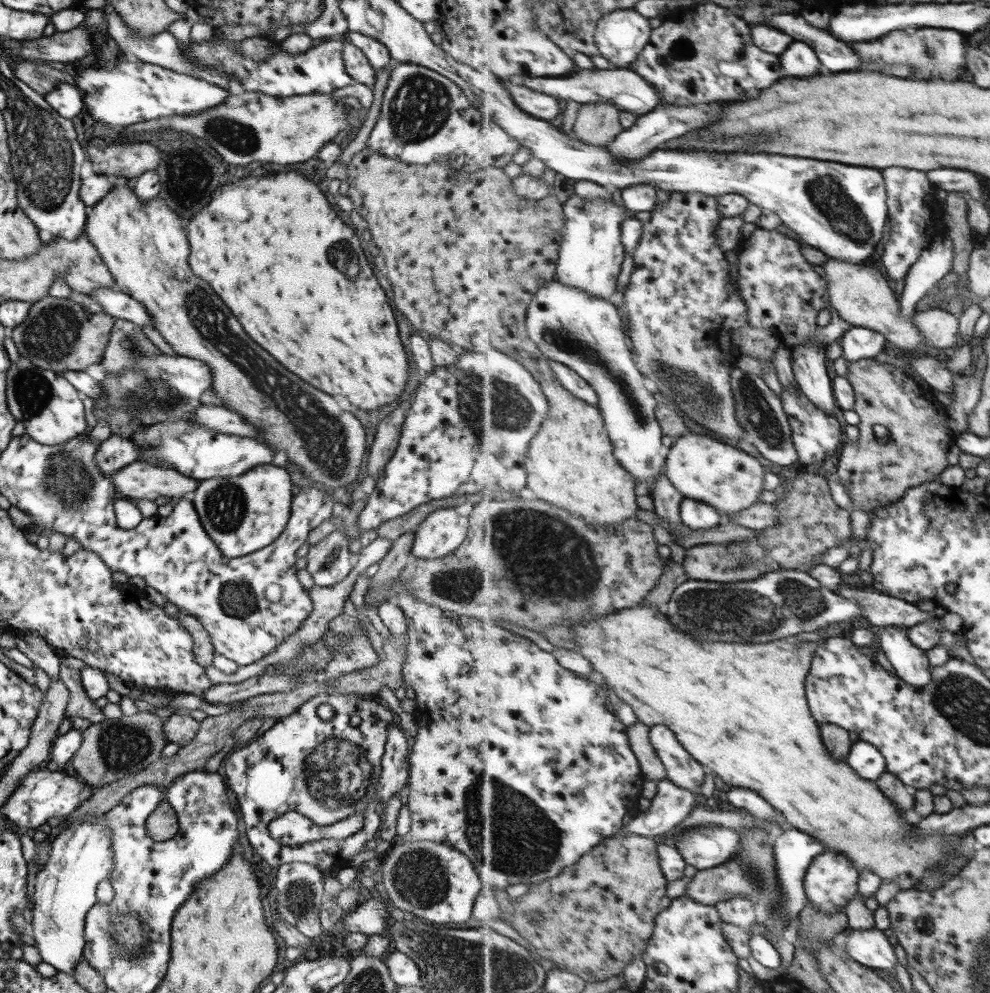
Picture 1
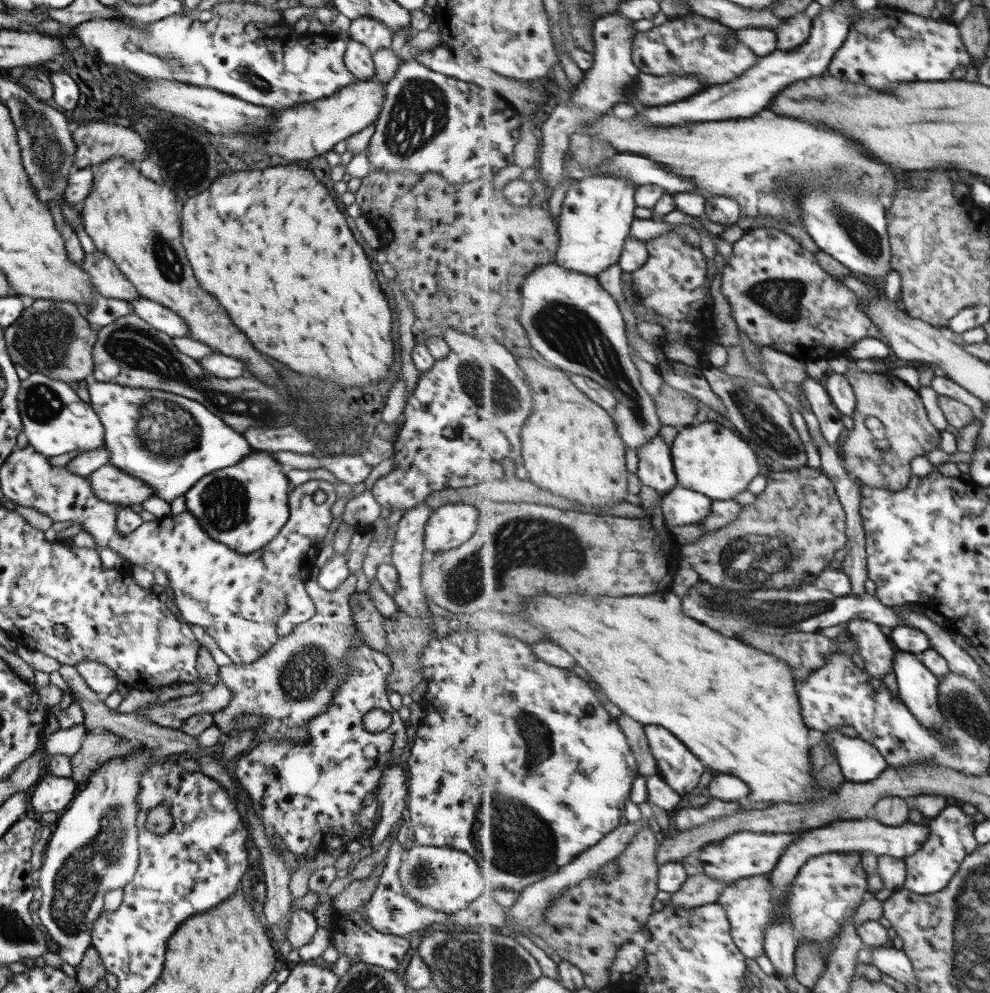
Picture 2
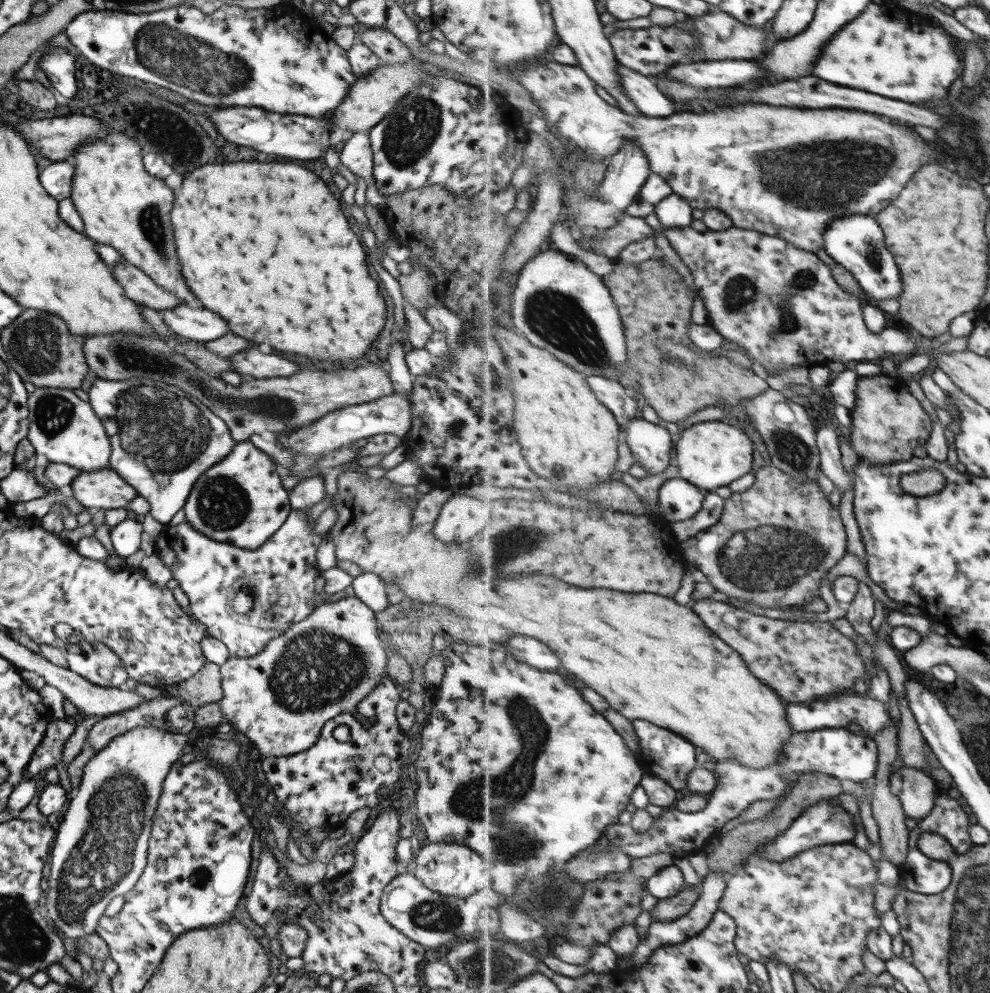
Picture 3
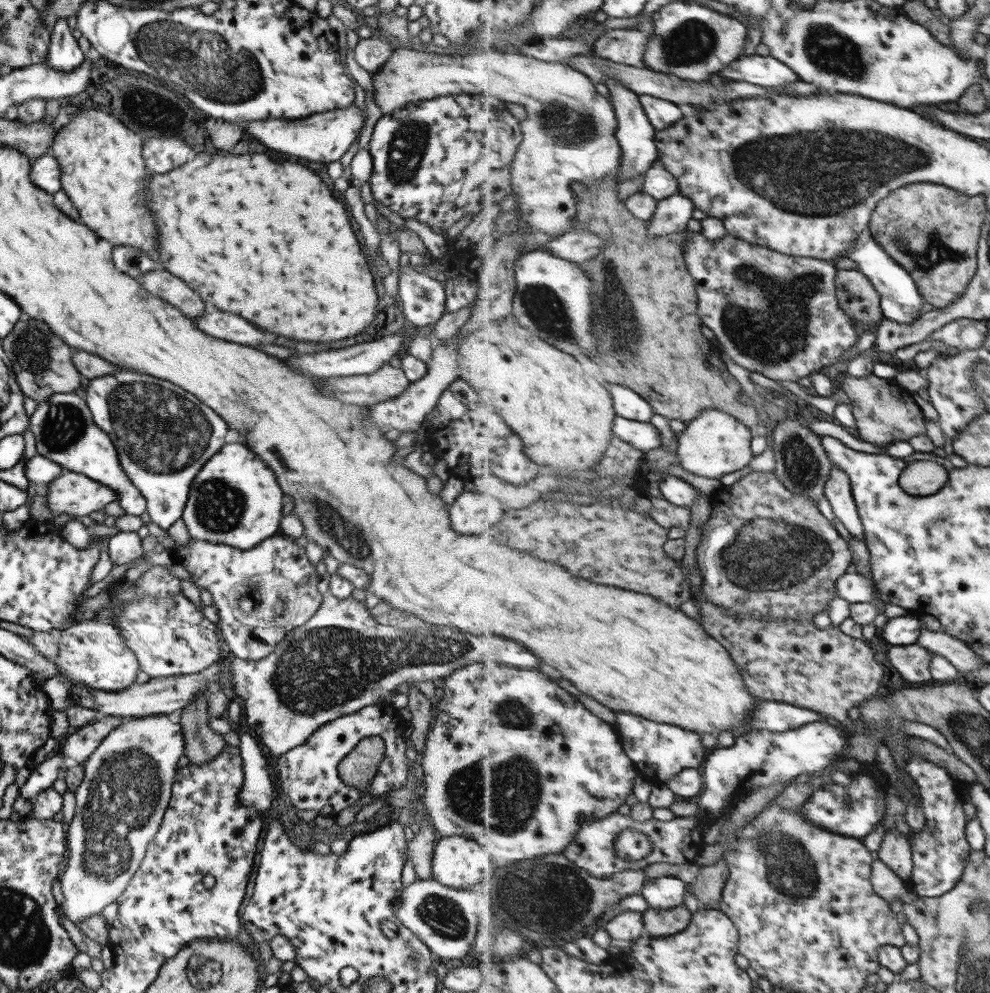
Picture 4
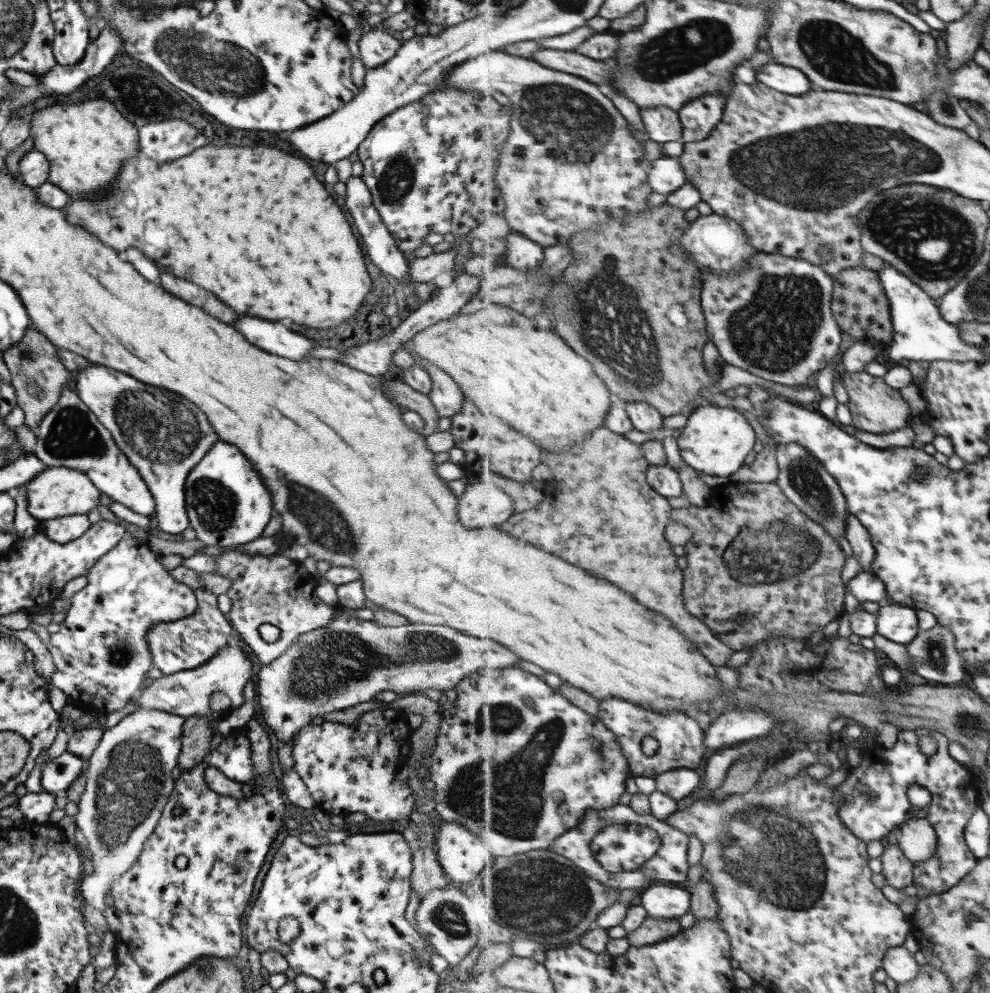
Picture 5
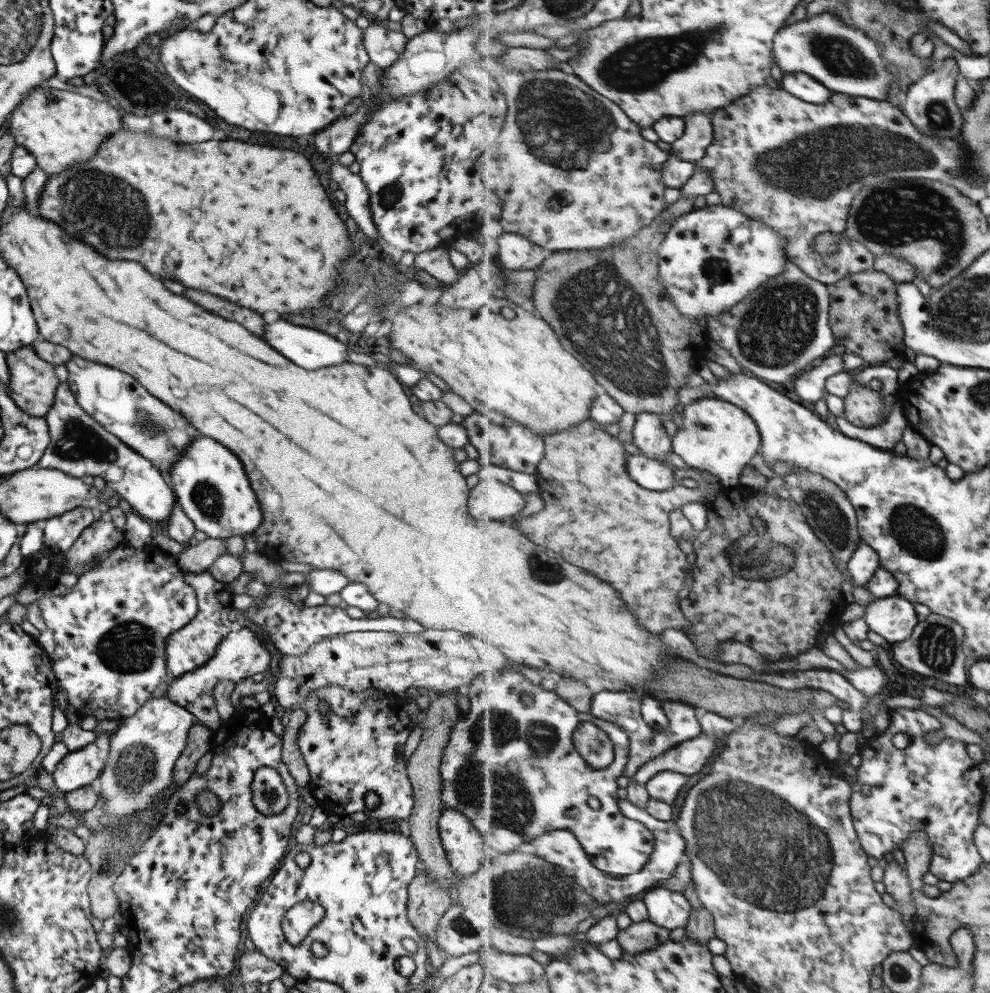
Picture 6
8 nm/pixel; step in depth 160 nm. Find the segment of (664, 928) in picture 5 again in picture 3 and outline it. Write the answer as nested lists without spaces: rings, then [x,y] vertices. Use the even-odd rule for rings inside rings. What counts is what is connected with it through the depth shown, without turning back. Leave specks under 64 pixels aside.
[[[702,884],[696,887],[684,886],[684,889],[675,896],[661,899],[652,911],[652,923],[675,922],[683,916],[687,916],[693,905],[702,896]]]

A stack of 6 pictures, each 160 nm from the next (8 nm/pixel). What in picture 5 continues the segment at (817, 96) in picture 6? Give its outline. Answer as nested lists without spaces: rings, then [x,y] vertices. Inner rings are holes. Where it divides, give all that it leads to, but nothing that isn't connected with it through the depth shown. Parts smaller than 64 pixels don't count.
[[[777,62],[763,63],[762,69],[755,74],[755,80],[791,96],[805,96],[813,91],[811,80],[802,70]]]

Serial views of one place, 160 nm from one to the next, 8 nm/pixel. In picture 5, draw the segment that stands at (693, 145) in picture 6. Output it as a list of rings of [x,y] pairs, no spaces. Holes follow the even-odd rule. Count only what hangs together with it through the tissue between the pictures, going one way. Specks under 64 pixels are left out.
[[[731,92],[715,93],[686,103],[678,111],[684,128],[683,144],[697,142],[710,136],[713,128],[722,119],[724,108]]]

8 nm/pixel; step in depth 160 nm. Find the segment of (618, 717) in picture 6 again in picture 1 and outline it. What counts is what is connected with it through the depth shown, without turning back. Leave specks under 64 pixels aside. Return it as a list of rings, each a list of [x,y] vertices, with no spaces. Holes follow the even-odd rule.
[[[667,725],[651,726],[650,739],[664,762],[667,779],[681,788],[700,793],[701,784],[707,776],[704,764],[679,742],[676,732]]]

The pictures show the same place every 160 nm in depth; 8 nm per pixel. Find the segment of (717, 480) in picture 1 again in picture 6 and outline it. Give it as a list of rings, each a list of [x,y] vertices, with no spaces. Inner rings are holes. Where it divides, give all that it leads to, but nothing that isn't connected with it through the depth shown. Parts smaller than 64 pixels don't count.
[[[702,397],[684,406],[682,423],[677,434],[672,438],[672,450],[675,454],[693,469],[704,470],[720,479],[722,486],[735,488],[739,485],[741,472],[749,464],[749,460],[761,452],[762,435],[758,424],[747,411],[739,408],[736,404],[727,402],[719,397]]]

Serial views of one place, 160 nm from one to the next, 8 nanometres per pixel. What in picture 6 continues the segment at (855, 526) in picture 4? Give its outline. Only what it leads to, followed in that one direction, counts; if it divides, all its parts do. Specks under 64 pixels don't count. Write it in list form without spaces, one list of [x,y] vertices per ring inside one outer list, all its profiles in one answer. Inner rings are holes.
[[[861,540],[858,549],[849,561],[847,570],[851,574],[853,583],[867,589],[868,582],[881,566],[877,550]]]

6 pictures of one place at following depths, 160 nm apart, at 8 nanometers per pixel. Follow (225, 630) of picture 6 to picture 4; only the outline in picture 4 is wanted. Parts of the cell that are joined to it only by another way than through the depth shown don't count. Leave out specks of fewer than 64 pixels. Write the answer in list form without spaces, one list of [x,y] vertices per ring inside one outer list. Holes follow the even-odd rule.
[[[166,567],[148,568],[131,585],[145,594],[145,599],[133,597],[123,603],[114,616],[114,625],[125,647],[135,654],[139,671],[149,679],[189,675],[207,669],[221,658],[221,635],[216,625],[185,598],[179,589],[179,578],[170,574]]]

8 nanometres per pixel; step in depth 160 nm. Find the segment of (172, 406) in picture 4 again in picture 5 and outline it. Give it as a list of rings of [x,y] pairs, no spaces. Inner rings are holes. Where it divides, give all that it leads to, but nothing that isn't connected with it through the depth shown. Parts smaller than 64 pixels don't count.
[[[92,363],[77,370],[75,388],[79,400],[97,417],[117,448],[138,470],[154,502],[151,516],[155,517],[157,528],[167,537],[177,537],[188,526],[183,483],[190,470],[217,442],[217,434],[207,418],[203,418],[203,412],[163,388],[145,386],[127,374],[119,374],[106,366],[93,366]],[[145,390],[147,398],[143,400],[141,392]]]

